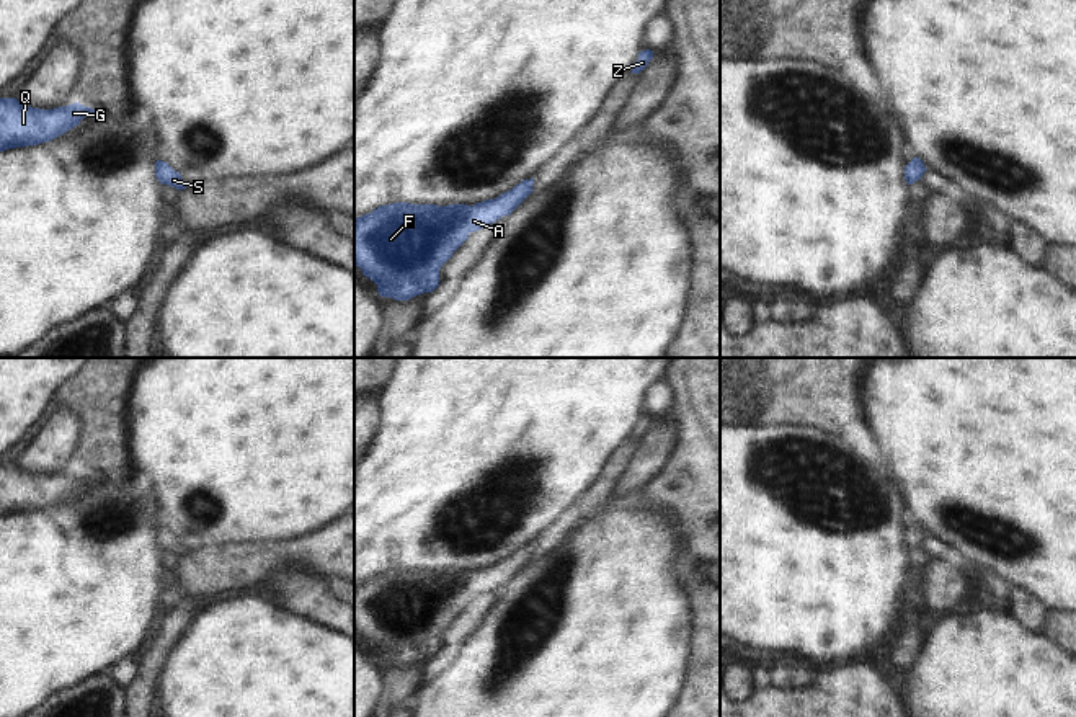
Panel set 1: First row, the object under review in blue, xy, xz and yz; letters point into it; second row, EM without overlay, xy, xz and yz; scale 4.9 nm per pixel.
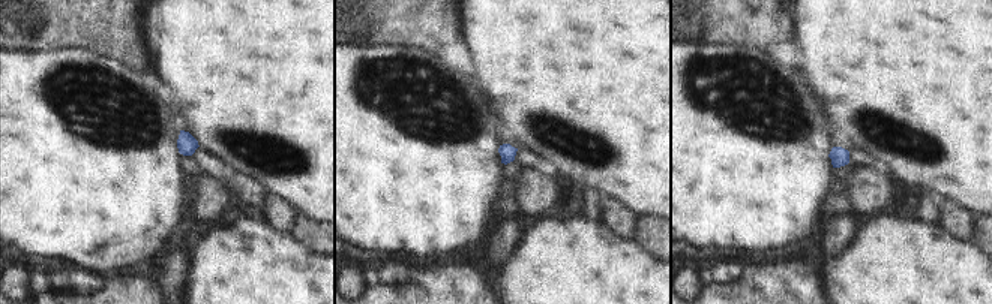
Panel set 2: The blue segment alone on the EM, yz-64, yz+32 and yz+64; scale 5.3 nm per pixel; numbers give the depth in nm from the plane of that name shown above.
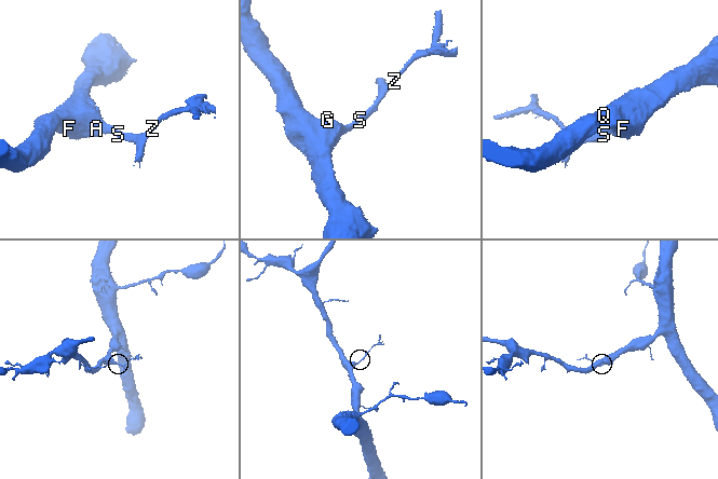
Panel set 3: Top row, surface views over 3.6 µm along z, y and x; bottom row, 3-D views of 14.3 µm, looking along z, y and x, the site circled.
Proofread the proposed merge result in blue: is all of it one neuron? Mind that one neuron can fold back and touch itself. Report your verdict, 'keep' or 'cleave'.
keep

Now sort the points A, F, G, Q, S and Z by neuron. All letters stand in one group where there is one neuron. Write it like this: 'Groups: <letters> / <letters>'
Groups: A F G Q S Z

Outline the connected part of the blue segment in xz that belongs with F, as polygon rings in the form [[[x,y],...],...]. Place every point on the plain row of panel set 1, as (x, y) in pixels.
[[[534,544],[522,546],[498,563],[474,572],[449,570],[441,573],[410,568],[379,572],[354,585],[354,630],[377,650],[377,658],[382,663],[410,666],[415,661],[433,658],[439,652],[441,632],[469,604],[469,599],[509,581],[534,557],[532,550]]]

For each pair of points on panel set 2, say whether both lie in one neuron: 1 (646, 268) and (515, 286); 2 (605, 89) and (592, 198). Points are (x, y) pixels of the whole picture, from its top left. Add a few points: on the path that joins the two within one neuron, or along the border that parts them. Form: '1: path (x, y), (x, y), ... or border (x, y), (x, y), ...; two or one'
1: path (613, 286), (548, 286); one
2: border (593, 189), (599, 193); two

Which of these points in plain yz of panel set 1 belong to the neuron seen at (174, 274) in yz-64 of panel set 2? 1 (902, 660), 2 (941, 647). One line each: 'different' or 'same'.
1: same
2: different

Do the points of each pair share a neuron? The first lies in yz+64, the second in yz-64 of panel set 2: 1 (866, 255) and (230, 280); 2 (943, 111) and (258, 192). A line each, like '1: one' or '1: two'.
1: one
2: two

